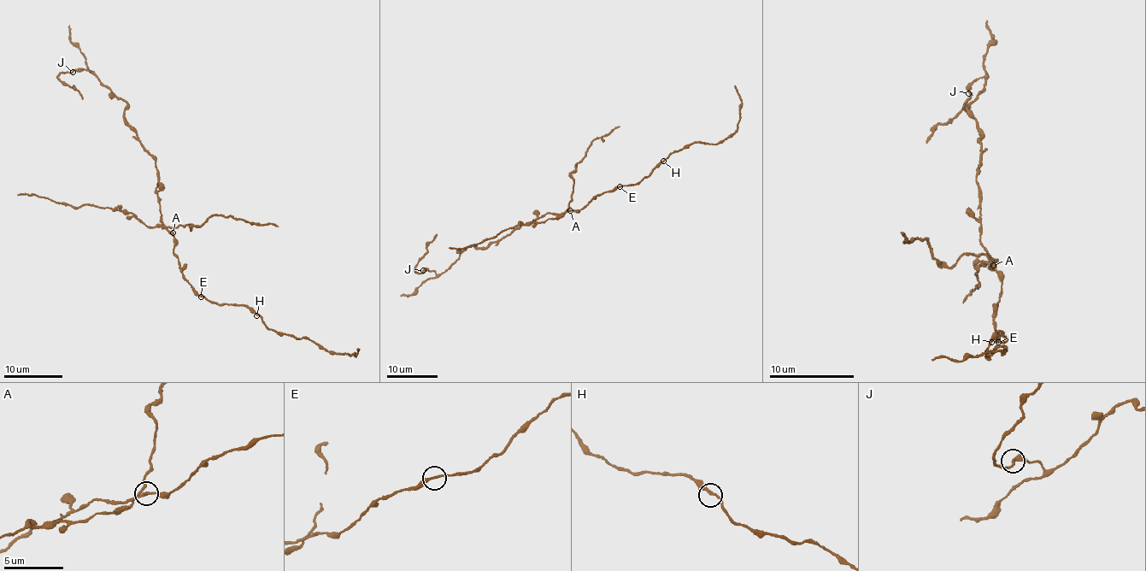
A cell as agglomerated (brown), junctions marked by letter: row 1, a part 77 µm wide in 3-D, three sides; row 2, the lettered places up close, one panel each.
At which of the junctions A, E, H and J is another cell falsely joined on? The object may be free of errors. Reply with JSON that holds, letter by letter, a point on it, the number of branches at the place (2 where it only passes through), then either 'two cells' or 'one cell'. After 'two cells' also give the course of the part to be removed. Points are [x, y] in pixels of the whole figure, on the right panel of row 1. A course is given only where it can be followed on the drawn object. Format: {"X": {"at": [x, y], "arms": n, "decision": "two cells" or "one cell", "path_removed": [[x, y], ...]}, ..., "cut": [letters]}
{"A": {"at": [993, 265], "arms": 2, "decision": "two cells", "path_removed": [[993, 265], [996, 259], [990, 270], [984, 261], [976, 268], [978, 285], [965, 296], [964, 303]]}, "E": {"at": [998, 342], "arms": 2, "decision": "one cell"}, "H": {"at": [991, 342], "arms": 2, "decision": "one cell"}, "J": {"at": [968, 93], "arms": 2, "decision": "one cell"}, "cut": ["A"]}

